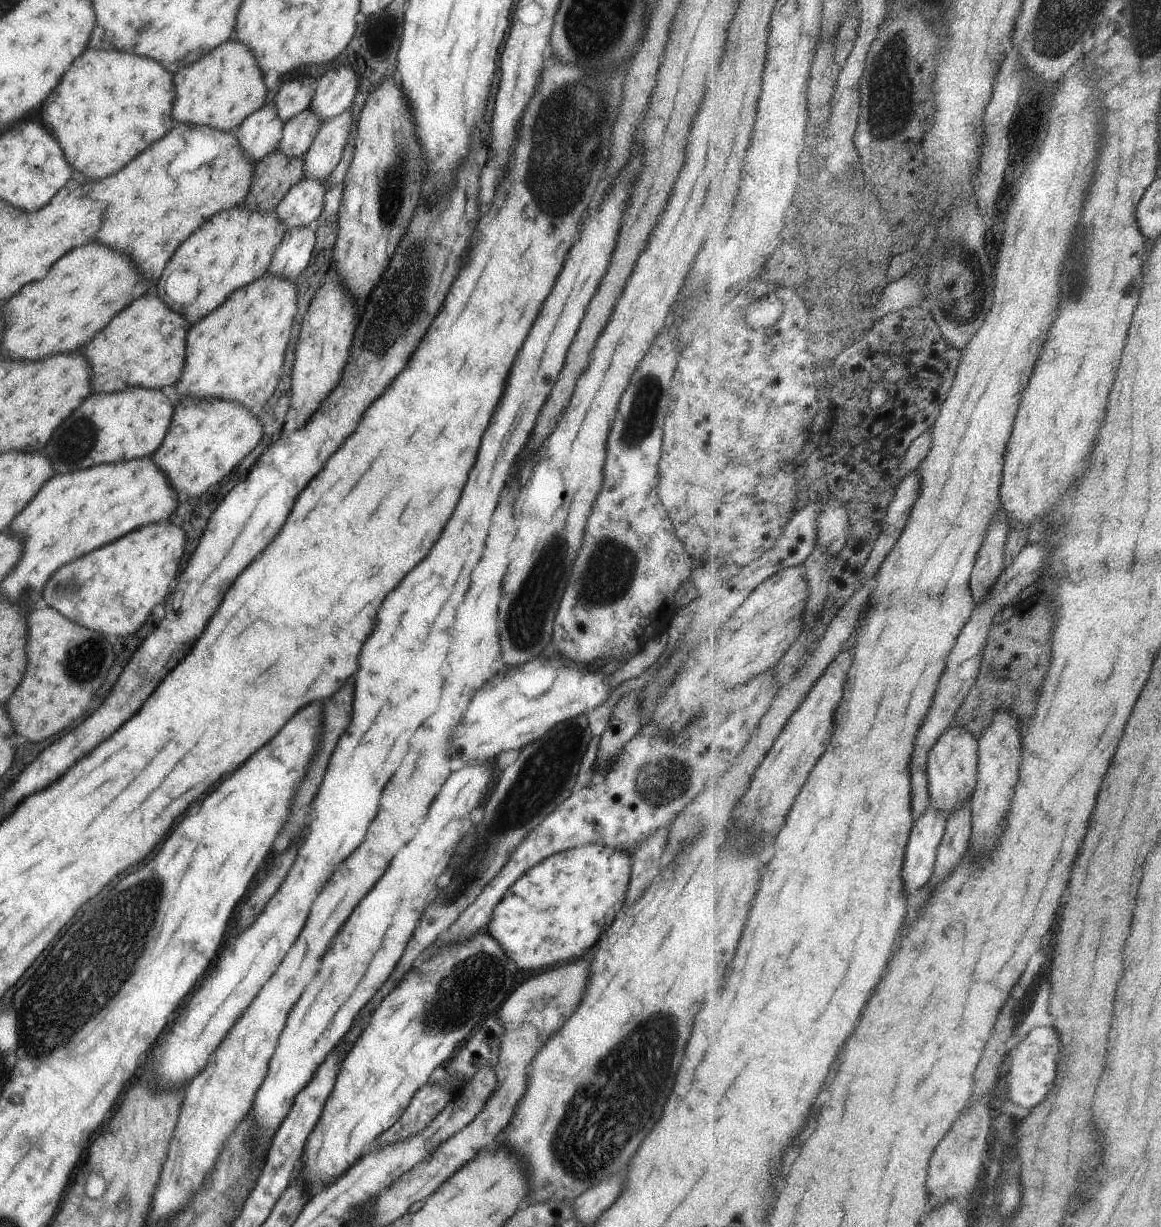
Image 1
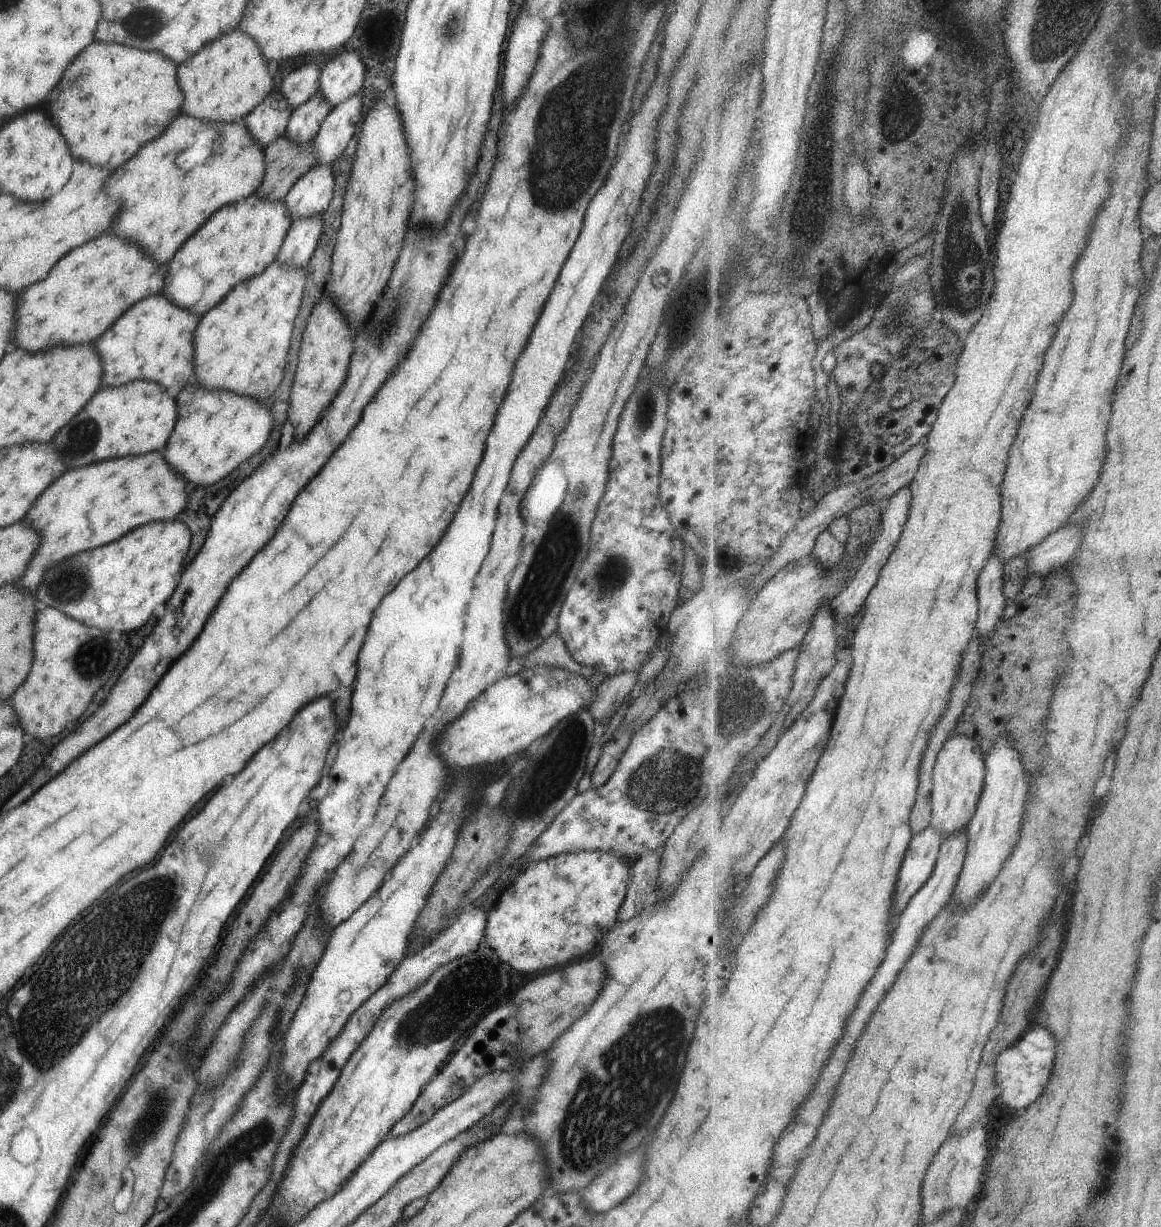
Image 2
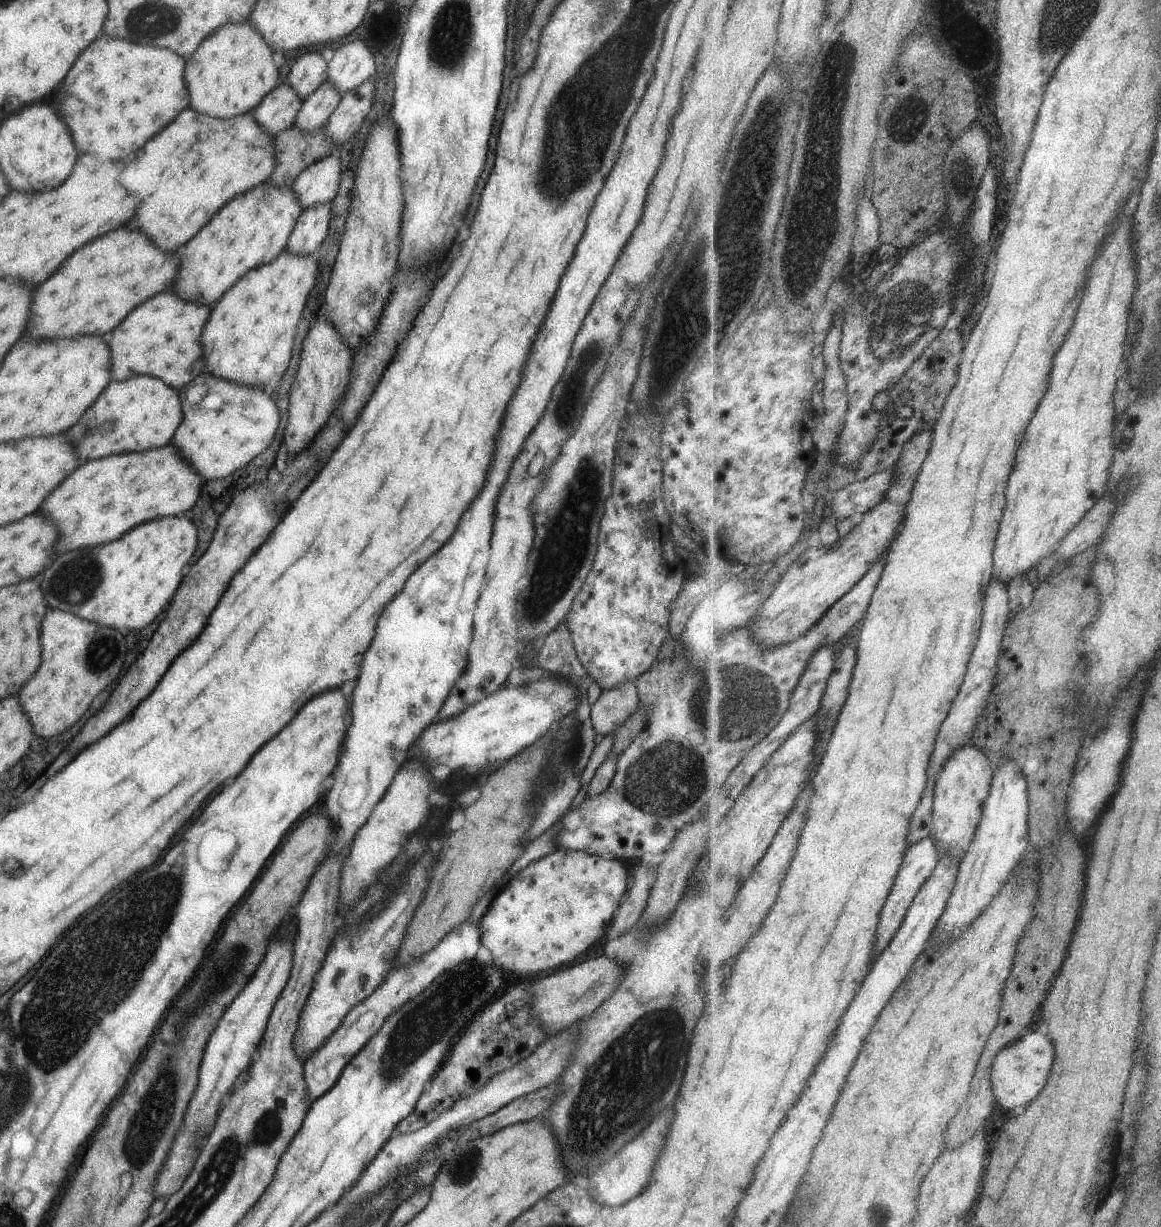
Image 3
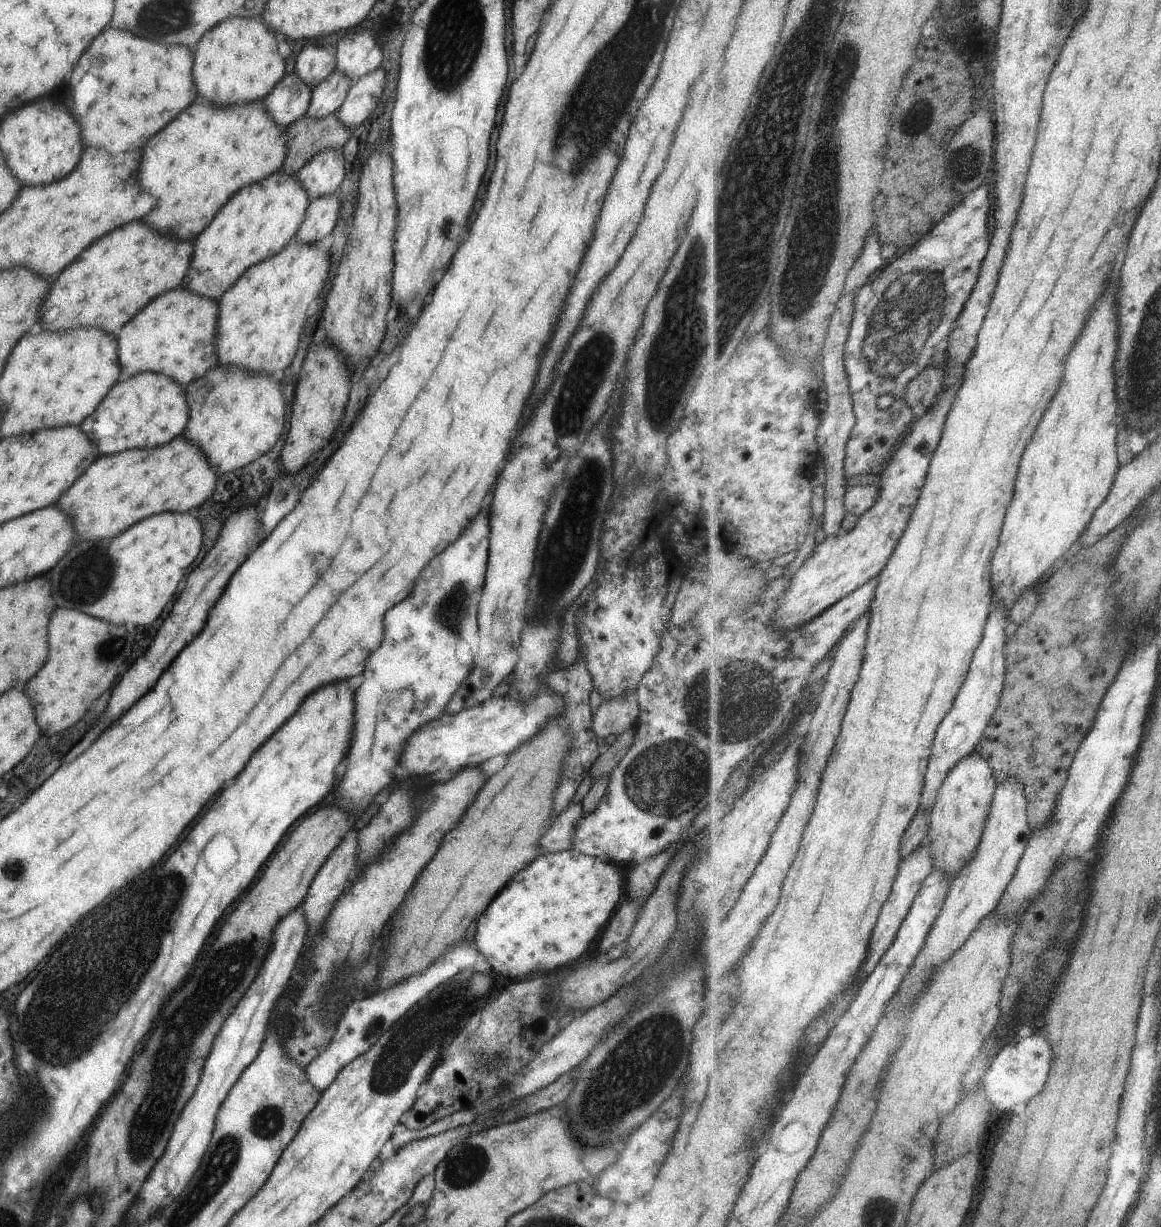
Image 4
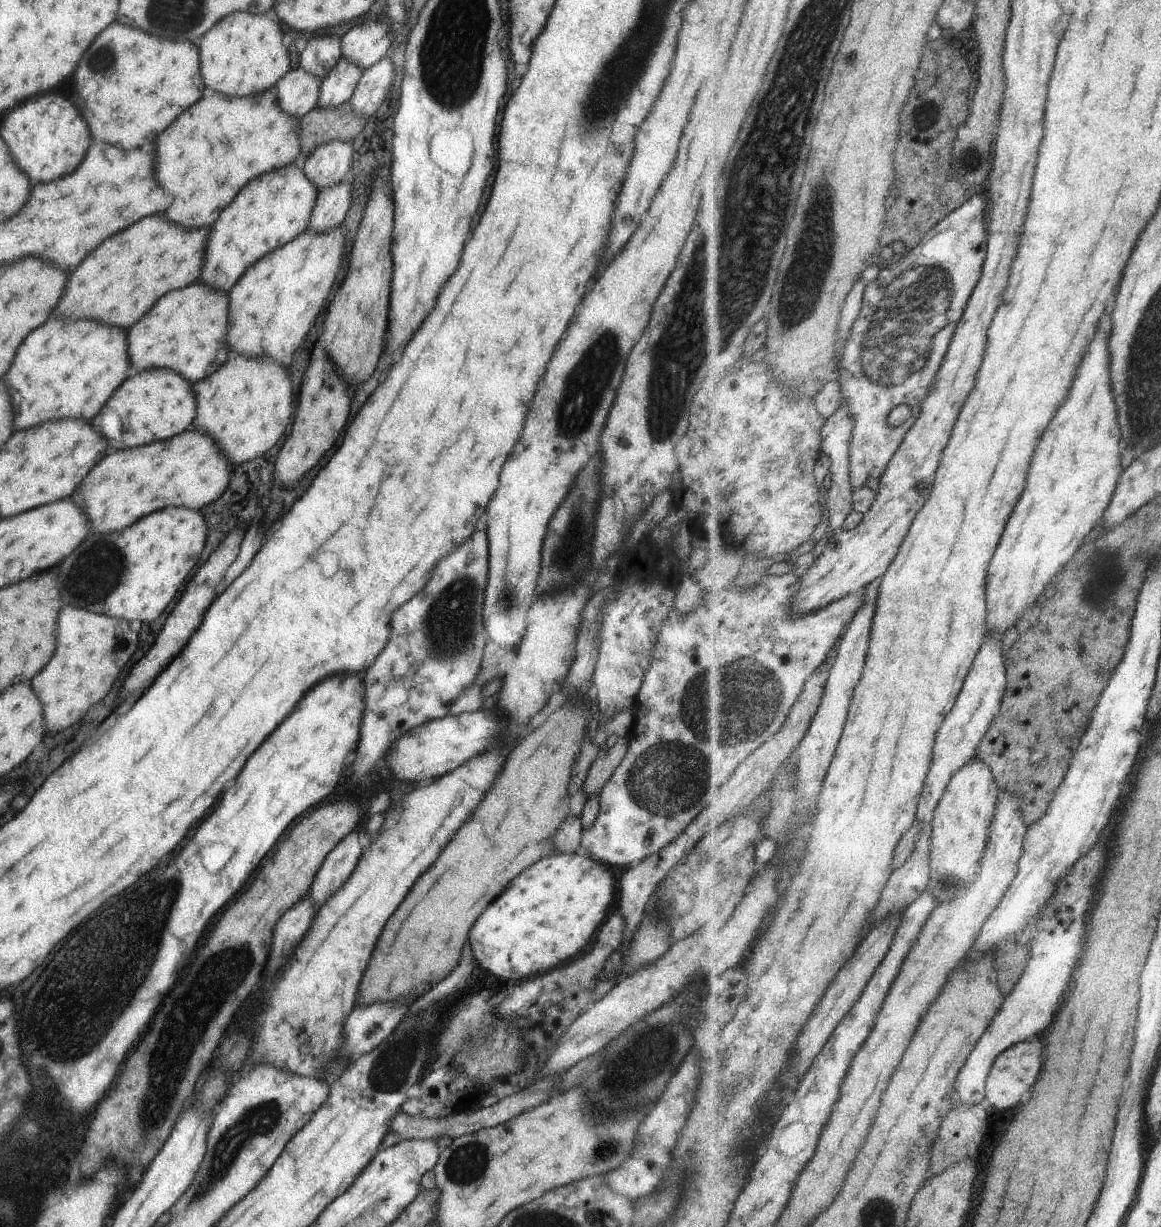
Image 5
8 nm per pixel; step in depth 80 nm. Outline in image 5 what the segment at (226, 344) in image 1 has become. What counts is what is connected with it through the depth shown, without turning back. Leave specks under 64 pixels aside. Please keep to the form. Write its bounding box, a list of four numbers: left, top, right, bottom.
[229,225,345,367]

